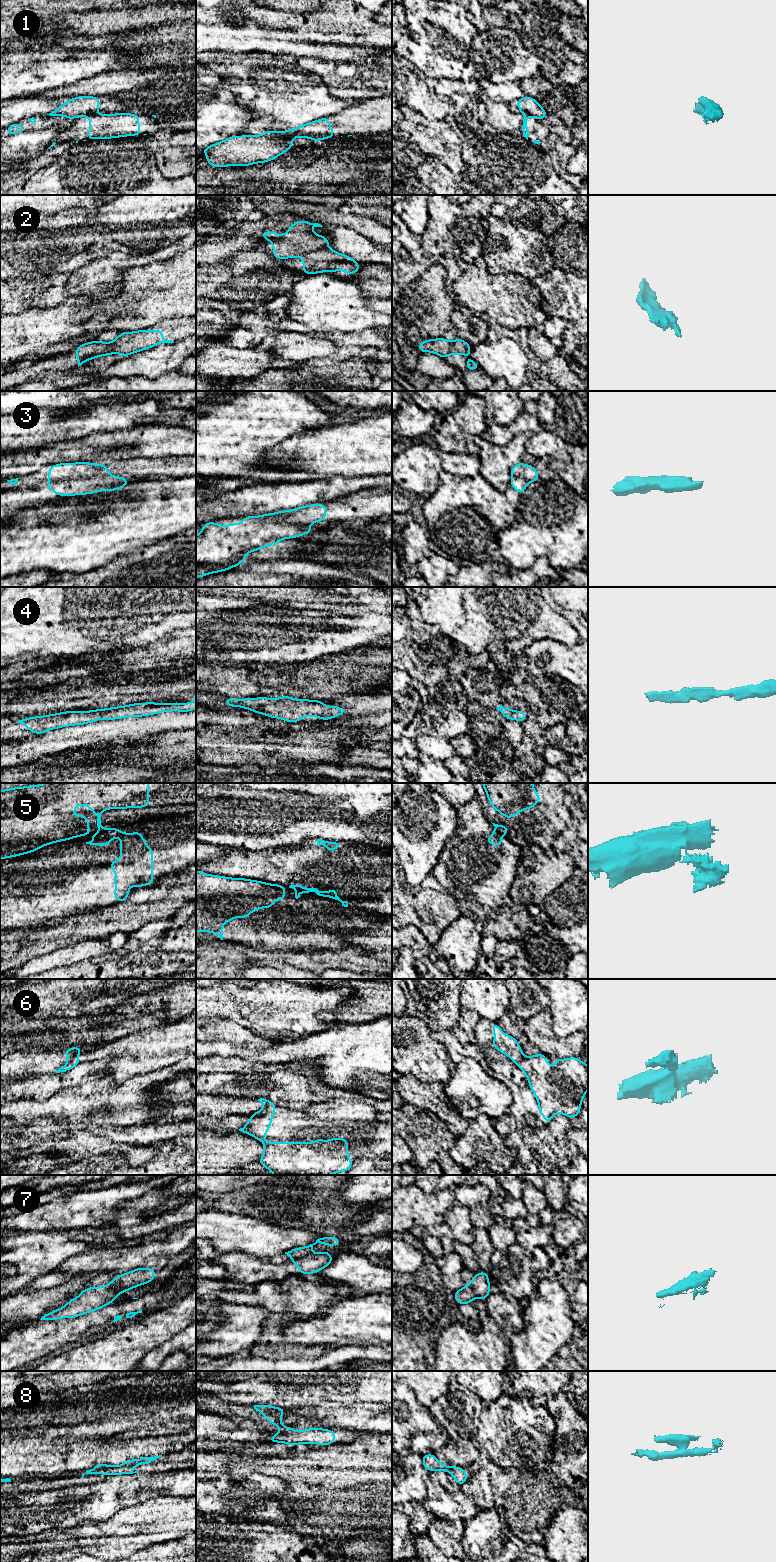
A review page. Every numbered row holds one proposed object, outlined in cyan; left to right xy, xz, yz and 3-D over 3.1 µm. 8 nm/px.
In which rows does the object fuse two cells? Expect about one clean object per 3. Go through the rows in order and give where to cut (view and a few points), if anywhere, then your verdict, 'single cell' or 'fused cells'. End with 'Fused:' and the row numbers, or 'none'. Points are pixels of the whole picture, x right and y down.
1: xz (282, 132), (284, 136), (291, 138) | fused cells
2: xz (326, 246), (318, 250), (306, 252), (301, 256) | fused cells
3: xy (107, 474), (52, 481) | fused cells
4: no cut | single cell
5: yz (495, 828), (501, 834) | fused cells
6: xz (273, 1104), (269, 1104), (264, 1108) | fused cells
7: xz (310, 1252), (292, 1259) | fused cells
8: no cut | single cell
Fused: 1, 2, 3, 5, 6, 7

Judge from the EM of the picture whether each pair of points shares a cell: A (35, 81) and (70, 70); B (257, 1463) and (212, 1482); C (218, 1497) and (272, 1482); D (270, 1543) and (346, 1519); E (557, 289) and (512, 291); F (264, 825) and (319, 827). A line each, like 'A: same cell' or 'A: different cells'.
A: same cell
B: different cells
C: same cell
D: different cells
E: different cells
F: same cell

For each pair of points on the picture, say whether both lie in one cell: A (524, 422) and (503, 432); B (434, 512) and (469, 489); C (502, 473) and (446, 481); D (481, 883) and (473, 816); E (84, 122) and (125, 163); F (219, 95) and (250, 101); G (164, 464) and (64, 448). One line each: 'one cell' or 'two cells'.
A: one cell
B: one cell
C: two cells
D: one cell
E: two cells
F: two cells
G: two cells

